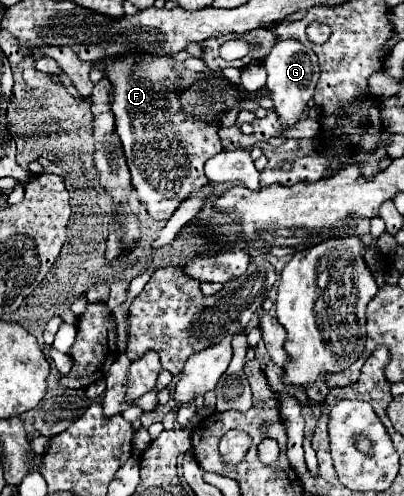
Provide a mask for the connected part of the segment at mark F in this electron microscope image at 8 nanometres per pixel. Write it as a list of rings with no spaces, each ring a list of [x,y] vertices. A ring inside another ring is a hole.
[[[143,55],[143,57],[125,57],[117,59],[117,63],[107,65],[107,77],[113,83],[113,113],[115,113],[115,129],[121,139],[127,167],[131,171],[131,183],[139,195],[139,201],[145,205],[153,219],[169,219],[173,211],[185,201],[193,191],[201,189],[207,183],[203,173],[203,165],[209,157],[221,151],[219,143],[219,127],[205,125],[199,119],[193,119],[179,111],[179,89],[175,87],[177,75],[173,71],[173,63],[169,57]]]

